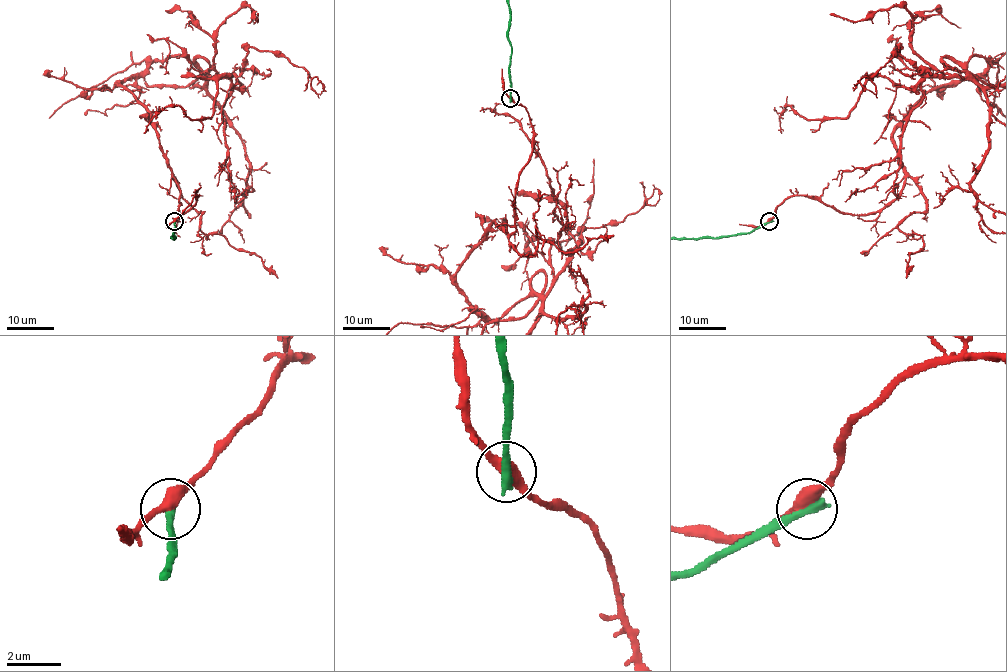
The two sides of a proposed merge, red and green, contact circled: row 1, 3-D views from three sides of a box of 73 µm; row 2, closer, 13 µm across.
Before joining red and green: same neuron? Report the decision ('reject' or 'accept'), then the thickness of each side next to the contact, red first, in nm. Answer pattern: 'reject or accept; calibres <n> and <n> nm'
reject; calibres 440 and 400 nm

